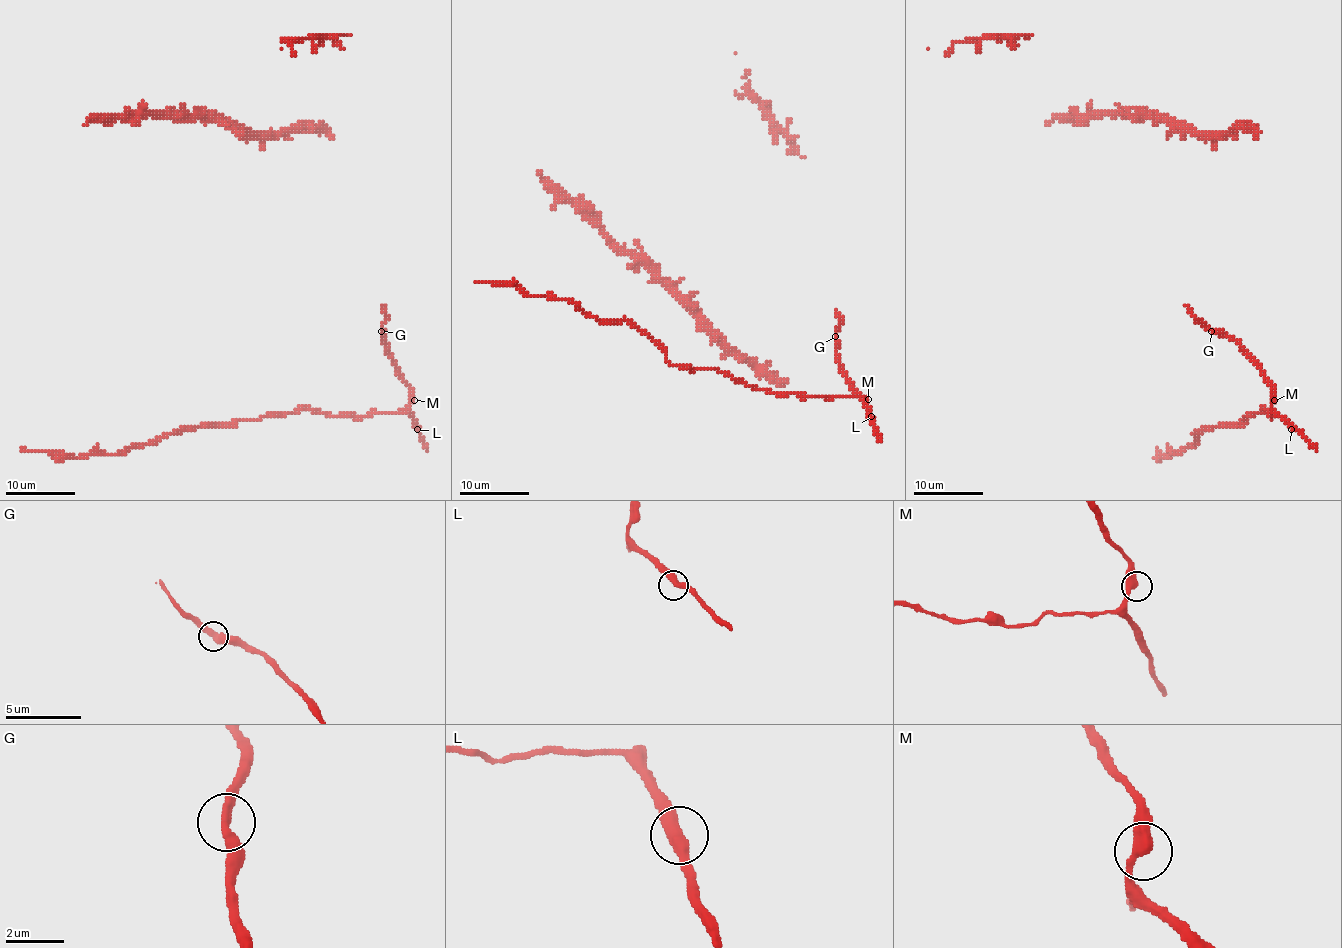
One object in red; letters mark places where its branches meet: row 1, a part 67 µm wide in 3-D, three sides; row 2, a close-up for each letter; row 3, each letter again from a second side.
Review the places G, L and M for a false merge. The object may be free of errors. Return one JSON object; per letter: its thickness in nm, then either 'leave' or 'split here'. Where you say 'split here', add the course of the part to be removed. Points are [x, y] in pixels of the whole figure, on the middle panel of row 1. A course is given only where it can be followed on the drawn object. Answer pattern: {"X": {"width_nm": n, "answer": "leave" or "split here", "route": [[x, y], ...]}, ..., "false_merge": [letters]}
{"G": {"width_nm": 400, "answer": "leave"}, "L": {"width_nm": 400, "answer": "leave"}, "M": {"width_nm": 400, "answer": "leave"}, "false_merge": []}

